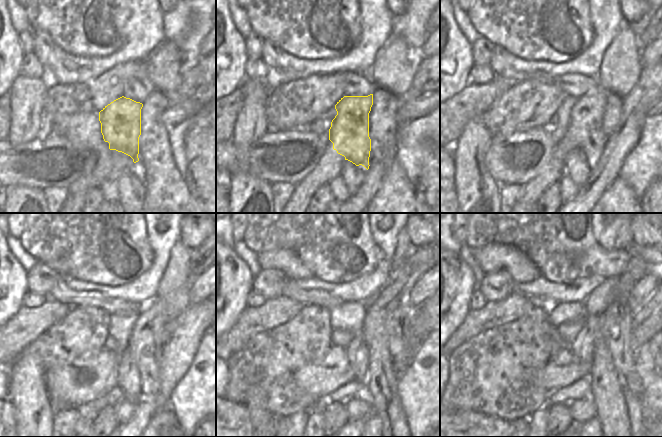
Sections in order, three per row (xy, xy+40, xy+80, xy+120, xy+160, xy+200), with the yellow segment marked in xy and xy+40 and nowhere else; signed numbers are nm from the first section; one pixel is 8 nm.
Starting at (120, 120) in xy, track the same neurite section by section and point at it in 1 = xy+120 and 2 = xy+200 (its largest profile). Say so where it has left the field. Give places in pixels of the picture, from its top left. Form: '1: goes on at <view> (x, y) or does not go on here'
1: goes on at xy+120 (145, 345)
2: goes on at xy+200 (607, 388)

